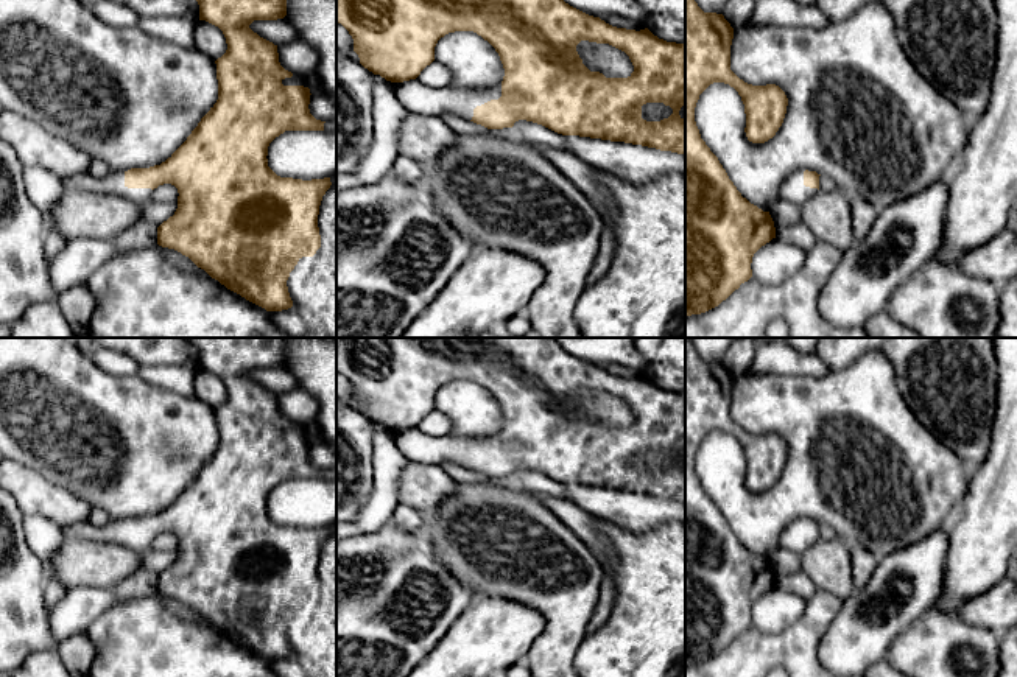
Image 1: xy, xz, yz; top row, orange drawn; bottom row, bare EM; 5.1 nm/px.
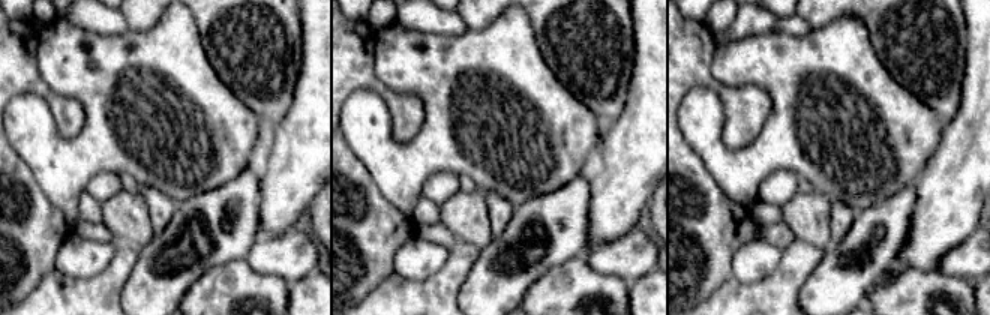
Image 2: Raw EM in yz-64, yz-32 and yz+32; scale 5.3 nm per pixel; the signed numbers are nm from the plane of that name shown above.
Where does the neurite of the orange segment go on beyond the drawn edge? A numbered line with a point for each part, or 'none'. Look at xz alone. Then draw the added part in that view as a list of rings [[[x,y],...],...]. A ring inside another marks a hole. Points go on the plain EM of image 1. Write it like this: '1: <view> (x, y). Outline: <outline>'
1: xz (415, 445). Outline: [[[410,428],[396,431],[394,440],[408,461],[436,465],[455,462],[464,468],[472,468],[477,454],[501,445],[501,433],[484,439],[456,437],[452,434],[431,437],[417,428]]]

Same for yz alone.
1: yz (791, 537). Outline: [[[799,518],[793,523],[790,523],[780,534],[779,543],[780,546],[796,552],[802,554],[807,551],[816,540],[818,537],[810,537],[804,534],[804,520]]]

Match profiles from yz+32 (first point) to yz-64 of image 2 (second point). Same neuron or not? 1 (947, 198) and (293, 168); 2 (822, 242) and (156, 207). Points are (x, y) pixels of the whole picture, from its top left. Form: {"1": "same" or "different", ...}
{"1": "same", "2": "different"}

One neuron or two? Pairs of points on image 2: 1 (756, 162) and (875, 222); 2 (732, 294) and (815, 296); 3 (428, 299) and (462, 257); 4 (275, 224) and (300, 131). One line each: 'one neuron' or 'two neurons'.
1: two neurons
2: two neurons
3: one neuron
4: one neuron

